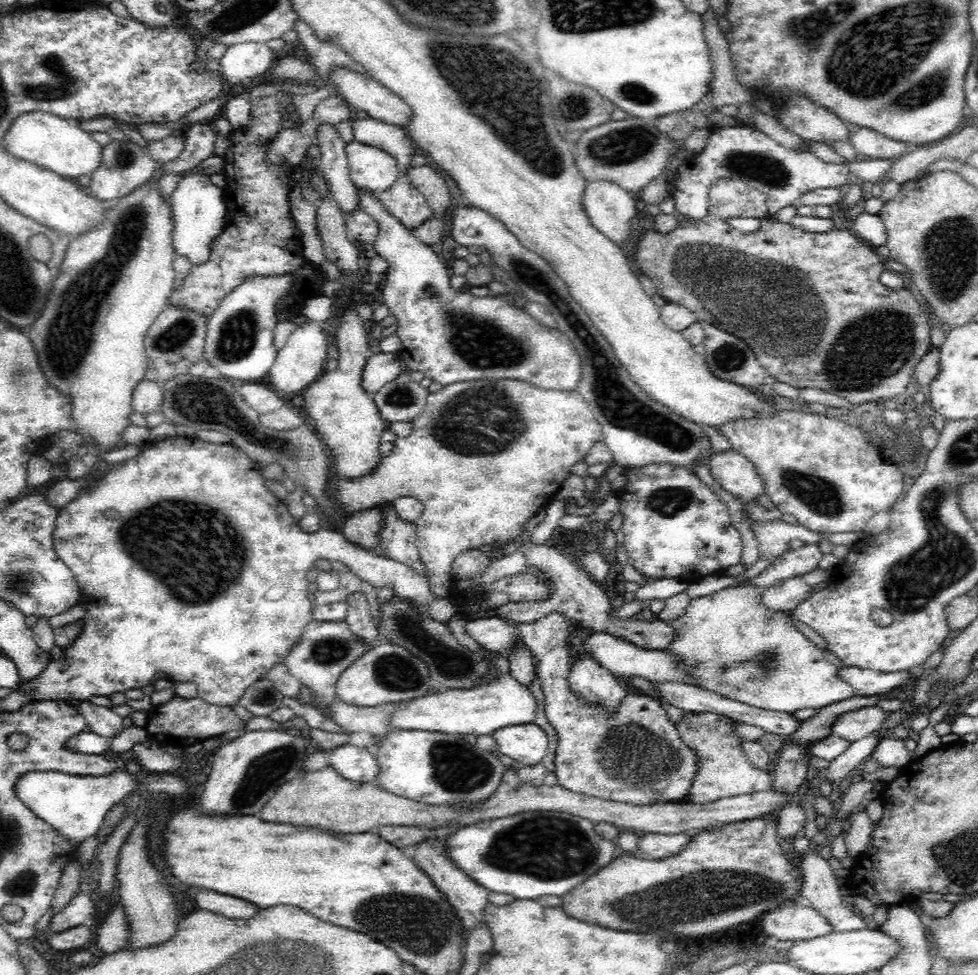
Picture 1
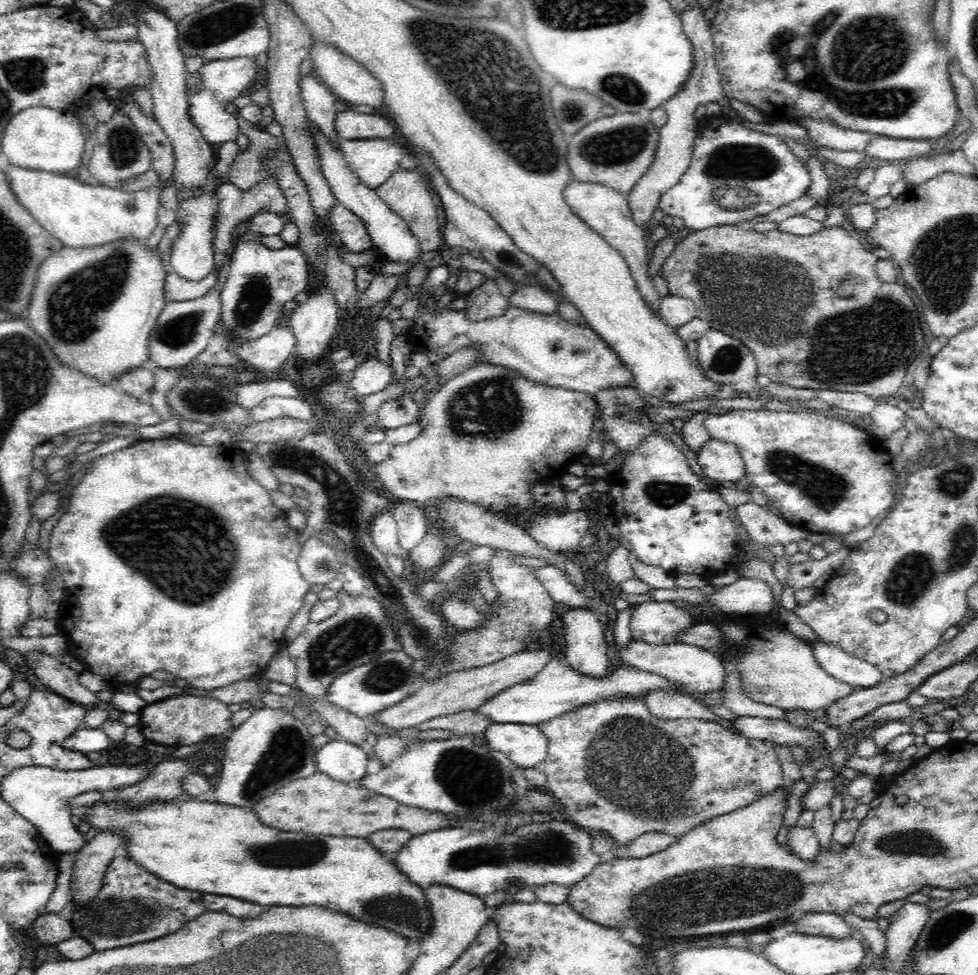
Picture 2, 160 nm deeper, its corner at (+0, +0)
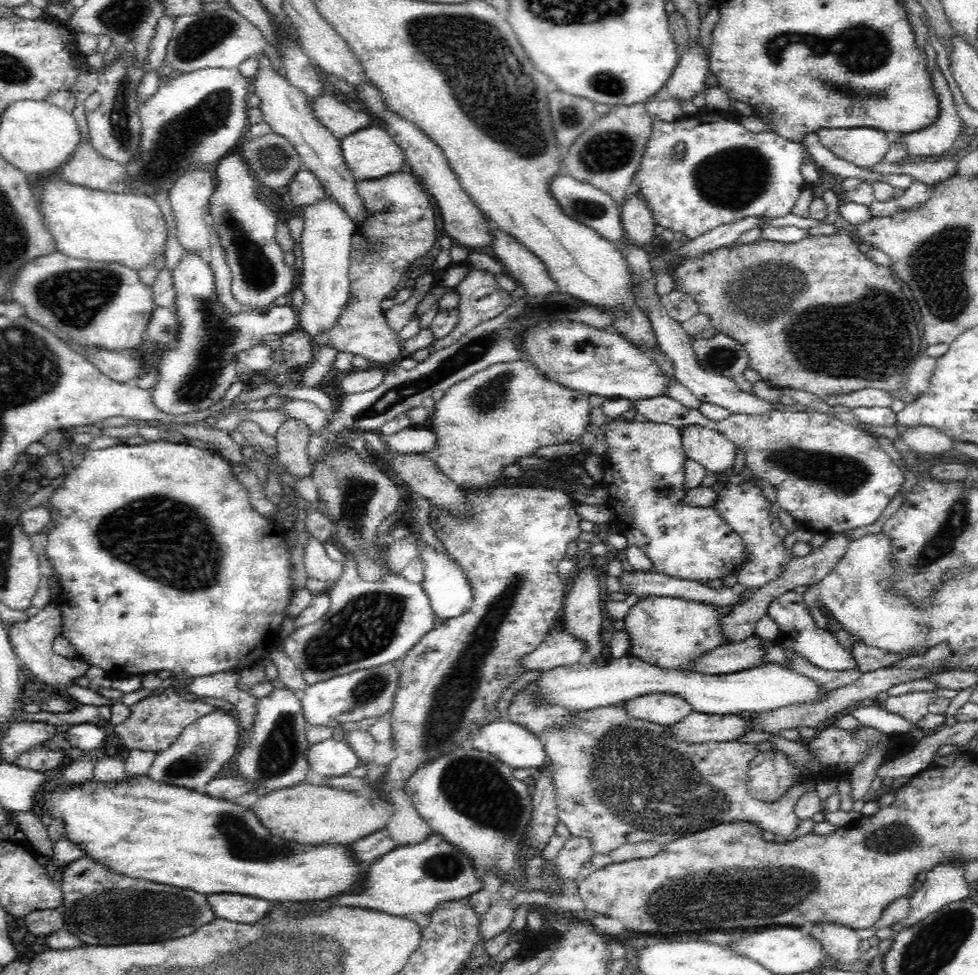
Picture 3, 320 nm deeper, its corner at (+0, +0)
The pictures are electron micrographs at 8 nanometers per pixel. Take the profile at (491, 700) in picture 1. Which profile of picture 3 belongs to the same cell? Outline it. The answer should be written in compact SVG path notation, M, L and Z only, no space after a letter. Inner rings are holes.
M626 656L609 659L606 665L596 665L596 662L586 660L554 667L539 678L541 696L570 710L619 706L634 696L669 692L681 696L699 713L728 716L750 712L758 715L761 712L776 710L778 707L813 703L823 699L830 691L832 690L823 690L815 680L794 672L785 665L771 662L740 672L716 675L658 668L639 658Z

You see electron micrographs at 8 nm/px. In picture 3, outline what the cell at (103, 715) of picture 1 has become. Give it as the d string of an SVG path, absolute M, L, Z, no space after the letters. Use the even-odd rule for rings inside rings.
M56 602L48 604L47 607L40 609L38 613L26 620L16 620L16 622L4 624L4 626L6 626L6 633L8 633L15 655L31 677L36 676L38 680L53 686L56 691L66 684L73 684L74 678L85 676L89 664L84 659L77 658L74 661L68 661L67 658L52 649L53 640L60 635L62 626L61 610Z

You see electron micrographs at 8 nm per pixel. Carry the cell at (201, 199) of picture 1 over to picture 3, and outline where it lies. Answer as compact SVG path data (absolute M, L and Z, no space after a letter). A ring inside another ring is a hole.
M186 251L180 264L172 272L173 288L175 291L175 312L178 320L178 334L176 343L164 347L160 362L156 368L156 382L150 388L152 403L159 412L178 418L188 414L198 414L210 410L227 393L227 390L238 381L240 377L236 373L238 356L242 352L248 352L260 345L269 334L286 334L298 325L298 309L287 306L273 306L265 315L254 311L241 311L236 315L228 313L216 295L216 282L213 271L203 255Z

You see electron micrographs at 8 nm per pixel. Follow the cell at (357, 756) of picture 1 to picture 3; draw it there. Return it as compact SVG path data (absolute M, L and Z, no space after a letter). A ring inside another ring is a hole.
M332 738L310 744L306 752L309 769L323 777L347 775L359 766L356 753L347 741Z

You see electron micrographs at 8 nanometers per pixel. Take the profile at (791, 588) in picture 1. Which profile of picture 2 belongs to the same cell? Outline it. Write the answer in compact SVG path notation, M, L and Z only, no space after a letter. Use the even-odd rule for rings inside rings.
M745 576L730 585L714 586L712 594L706 596L704 602L737 618L766 616L773 609L772 589L762 579Z

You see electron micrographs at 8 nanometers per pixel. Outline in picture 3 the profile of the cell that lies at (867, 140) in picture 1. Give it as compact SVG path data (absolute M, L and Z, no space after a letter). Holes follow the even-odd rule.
M936 64L932 70L932 86L938 95L936 120L922 130L903 134L901 138L911 159L936 159L940 156L946 158L945 154L954 148L955 140L960 133L960 117L955 109L953 94Z

